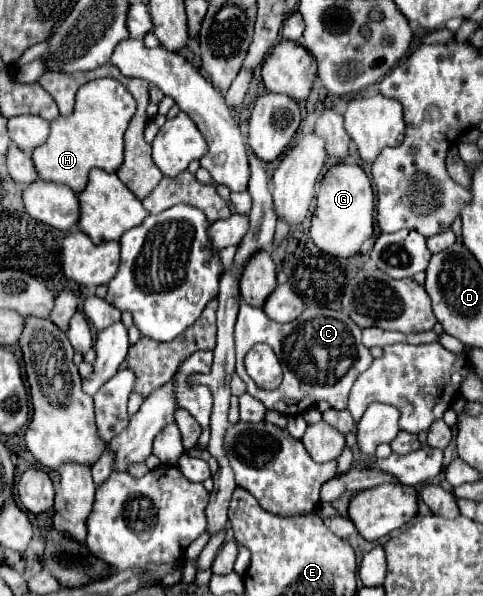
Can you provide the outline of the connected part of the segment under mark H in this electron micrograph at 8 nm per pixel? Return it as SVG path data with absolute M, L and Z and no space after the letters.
M99 78L83 84L75 96L75 110L69 116L53 118L45 144L33 150L33 164L39 178L67 184L73 192L81 192L87 184L91 168L115 172L123 162L123 132L135 114L133 96L113 78Z

